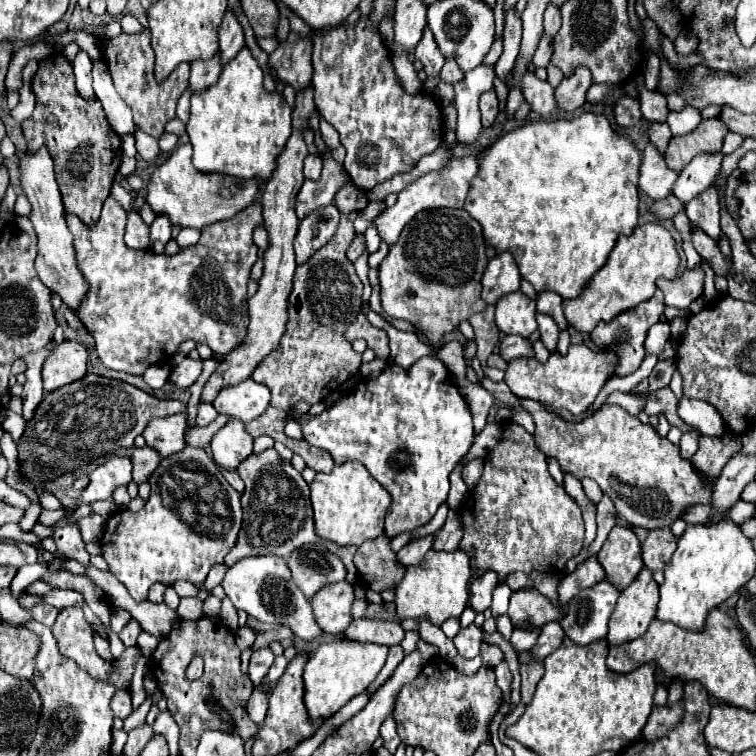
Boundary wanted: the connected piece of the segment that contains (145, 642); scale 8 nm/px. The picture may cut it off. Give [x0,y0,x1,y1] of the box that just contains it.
[137,632,159,656]

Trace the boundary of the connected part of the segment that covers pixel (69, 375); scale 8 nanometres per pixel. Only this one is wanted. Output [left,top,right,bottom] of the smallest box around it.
[43,342,87,392]

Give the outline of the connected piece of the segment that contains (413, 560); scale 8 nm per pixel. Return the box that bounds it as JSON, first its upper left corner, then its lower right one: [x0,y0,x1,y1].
[397,536,433,566]

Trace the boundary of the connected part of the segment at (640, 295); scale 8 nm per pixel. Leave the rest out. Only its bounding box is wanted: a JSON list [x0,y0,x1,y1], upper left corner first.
[563,222,679,334]

